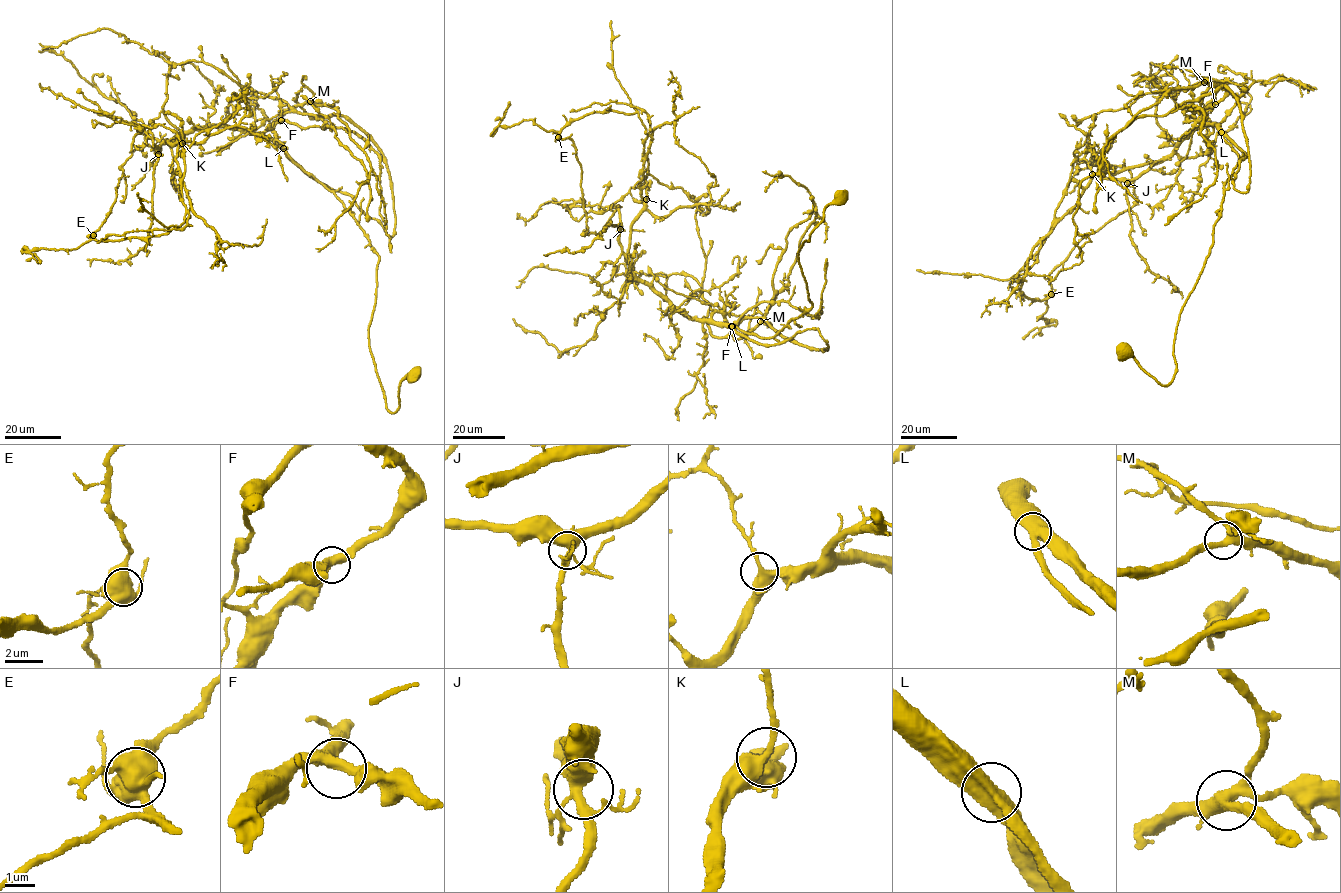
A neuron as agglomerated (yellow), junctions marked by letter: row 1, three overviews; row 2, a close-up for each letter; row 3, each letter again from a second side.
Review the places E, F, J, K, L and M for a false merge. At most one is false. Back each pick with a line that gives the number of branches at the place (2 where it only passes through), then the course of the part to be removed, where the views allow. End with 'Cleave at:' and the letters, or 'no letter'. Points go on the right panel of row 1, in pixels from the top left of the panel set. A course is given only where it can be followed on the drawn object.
E: 4 | (1051, 294), (1042, 301), (1025, 297), (1018, 275), (1037, 258), (1077, 165), (1098, 166), (1103, 159)
Cleave at: E

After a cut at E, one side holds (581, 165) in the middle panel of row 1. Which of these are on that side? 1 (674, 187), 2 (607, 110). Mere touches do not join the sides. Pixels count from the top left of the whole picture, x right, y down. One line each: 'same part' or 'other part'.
1: other part
2: other part

